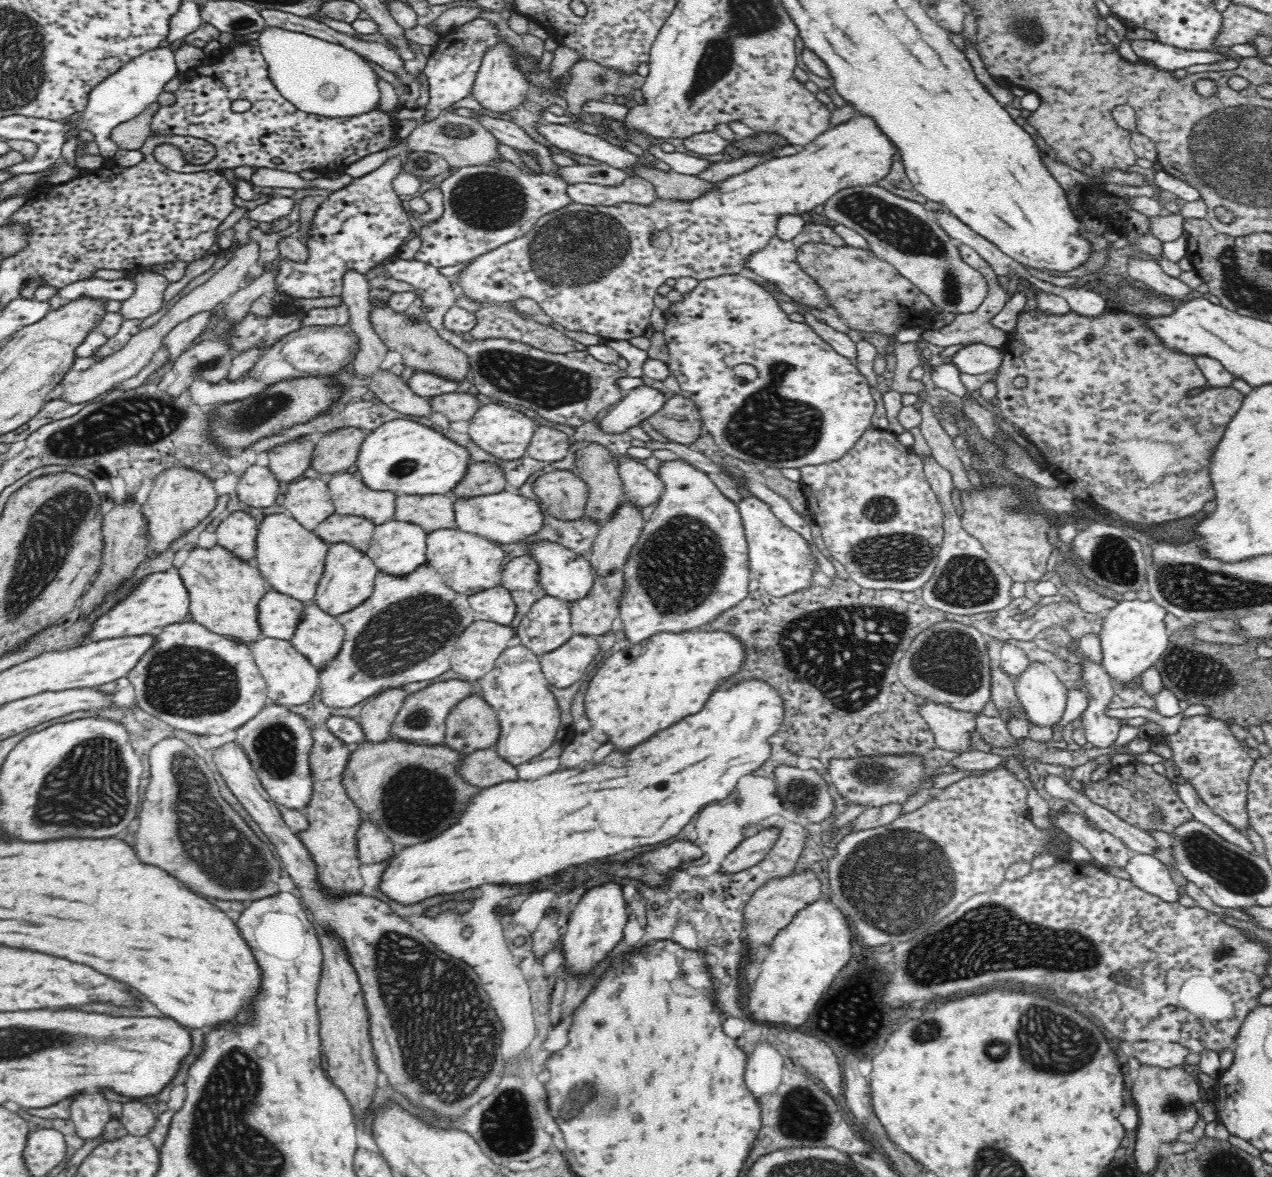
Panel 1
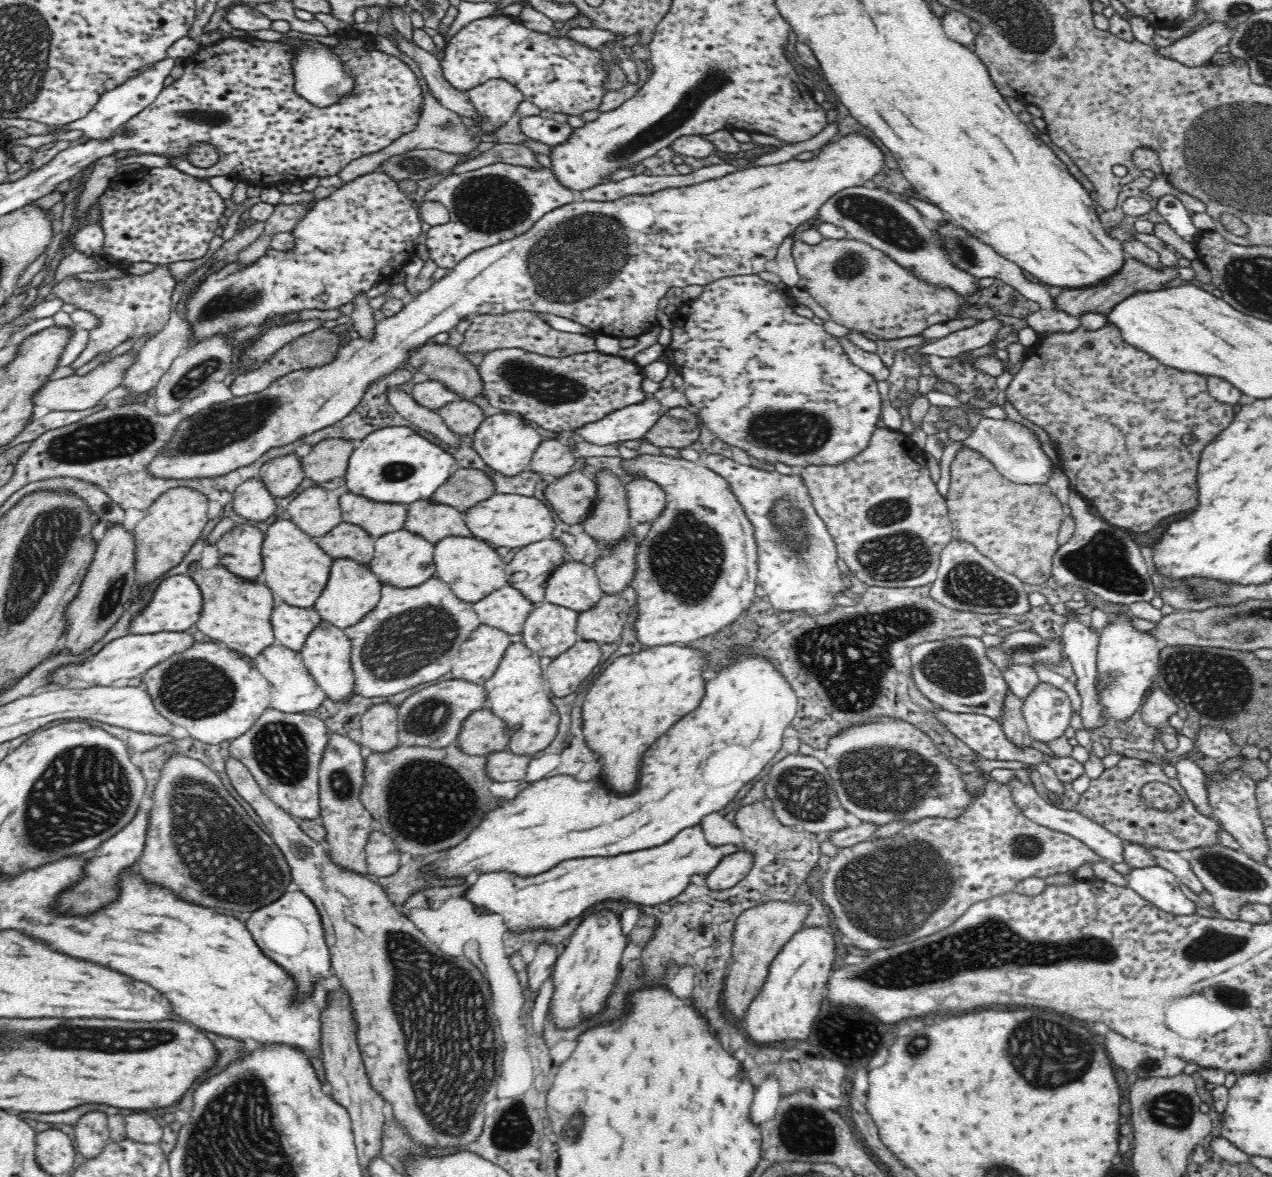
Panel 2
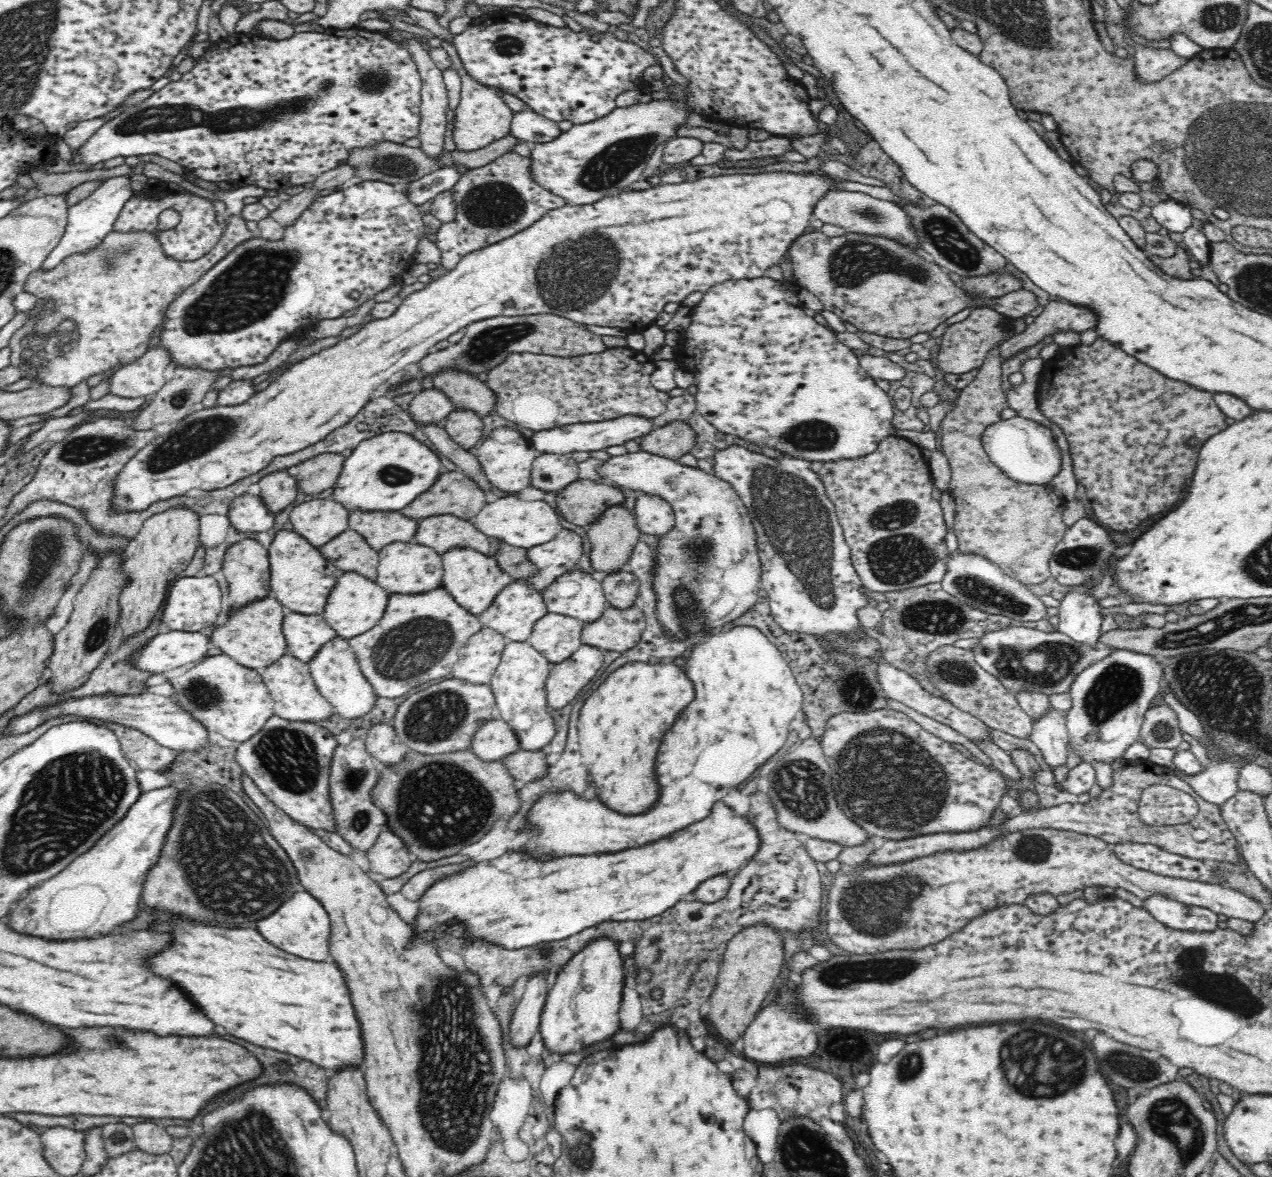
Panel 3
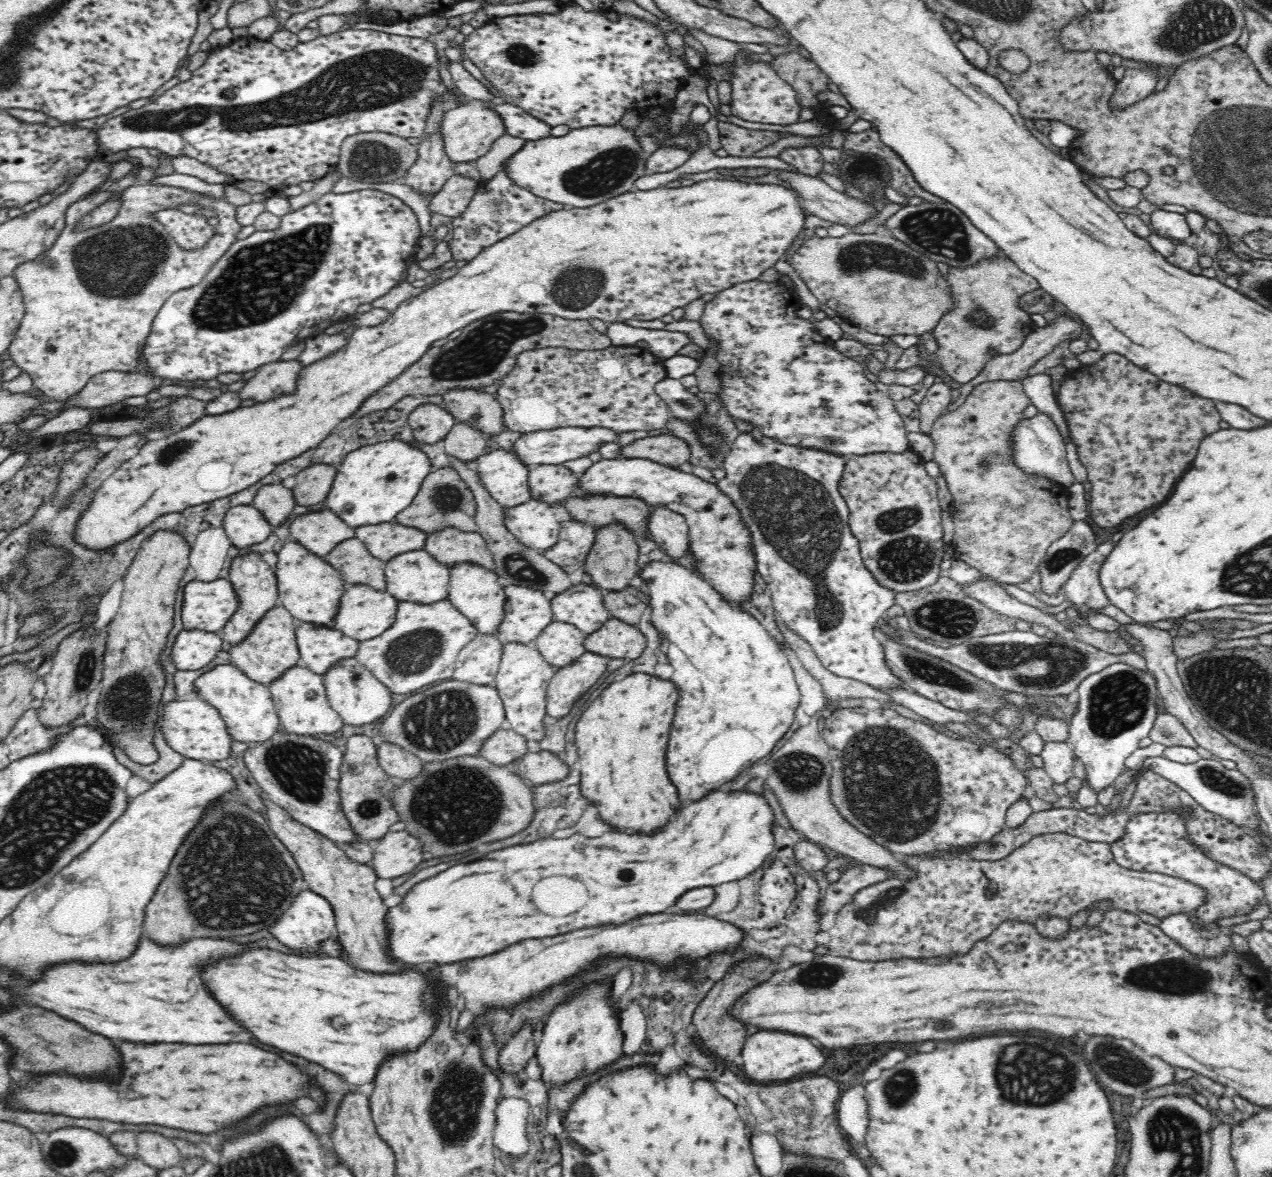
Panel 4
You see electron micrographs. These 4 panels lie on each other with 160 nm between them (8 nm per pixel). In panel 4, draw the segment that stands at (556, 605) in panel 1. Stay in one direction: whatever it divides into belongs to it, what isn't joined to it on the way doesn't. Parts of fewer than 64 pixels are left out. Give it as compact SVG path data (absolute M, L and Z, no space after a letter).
M553 619L533 644L546 662L559 669L582 656L586 635L577 626Z

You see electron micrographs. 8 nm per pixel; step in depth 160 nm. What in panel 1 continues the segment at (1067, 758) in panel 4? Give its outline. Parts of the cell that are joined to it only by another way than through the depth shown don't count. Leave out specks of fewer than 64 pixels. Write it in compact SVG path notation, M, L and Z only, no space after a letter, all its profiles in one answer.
M1029 661L1015 677L1015 693L1030 722L1052 727L1062 719L1067 688L1046 664Z

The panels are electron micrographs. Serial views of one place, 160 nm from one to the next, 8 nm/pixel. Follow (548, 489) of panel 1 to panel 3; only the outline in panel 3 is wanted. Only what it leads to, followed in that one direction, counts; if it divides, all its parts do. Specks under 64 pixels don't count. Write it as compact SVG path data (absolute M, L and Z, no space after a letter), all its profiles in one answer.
M579 478L556 491L555 501L562 518L586 528L612 504L624 502L624 494L606 482Z

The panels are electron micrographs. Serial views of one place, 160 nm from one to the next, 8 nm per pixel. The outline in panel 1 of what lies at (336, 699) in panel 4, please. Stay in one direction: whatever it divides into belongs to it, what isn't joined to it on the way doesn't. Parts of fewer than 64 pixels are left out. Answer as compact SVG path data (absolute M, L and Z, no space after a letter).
M313 600L304 602L302 618L291 643L318 669L326 666L342 648L344 627Z

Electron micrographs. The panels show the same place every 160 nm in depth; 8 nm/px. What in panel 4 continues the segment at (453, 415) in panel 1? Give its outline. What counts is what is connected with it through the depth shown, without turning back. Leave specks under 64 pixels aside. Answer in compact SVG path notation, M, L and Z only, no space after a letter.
M458 420L442 441L446 454L470 462L486 452L487 438L486 434L475 426Z

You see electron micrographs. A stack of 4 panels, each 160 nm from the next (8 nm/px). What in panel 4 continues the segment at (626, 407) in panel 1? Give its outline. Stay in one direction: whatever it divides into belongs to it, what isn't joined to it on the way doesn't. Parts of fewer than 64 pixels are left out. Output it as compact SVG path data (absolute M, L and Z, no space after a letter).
M566 426L554 430L538 430L536 432L523 433L514 442L512 451L528 466L560 464L567 460L580 458L580 456L588 456L592 452L598 451L602 444L618 443L618 436L619 434L616 434L616 431L611 428Z

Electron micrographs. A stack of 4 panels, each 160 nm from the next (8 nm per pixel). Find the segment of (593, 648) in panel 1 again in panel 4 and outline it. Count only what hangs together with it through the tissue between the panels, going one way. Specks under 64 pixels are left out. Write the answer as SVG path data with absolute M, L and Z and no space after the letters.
M584 650L582 656L578 656L574 662L559 668L548 684L547 716L554 719L566 716L574 702L598 682L606 670L606 664L608 657Z

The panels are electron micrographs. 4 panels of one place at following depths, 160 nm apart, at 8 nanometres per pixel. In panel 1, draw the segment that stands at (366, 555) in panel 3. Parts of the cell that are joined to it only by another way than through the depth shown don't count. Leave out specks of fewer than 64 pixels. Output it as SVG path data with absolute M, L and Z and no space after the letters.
M335 512L320 522L313 531L327 543L349 542L358 550L366 552L372 542L374 527L375 524L368 519Z

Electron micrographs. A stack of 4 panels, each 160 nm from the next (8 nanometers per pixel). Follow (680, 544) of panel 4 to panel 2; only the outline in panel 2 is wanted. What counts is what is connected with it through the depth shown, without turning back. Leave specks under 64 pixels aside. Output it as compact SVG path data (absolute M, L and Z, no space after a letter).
M634 476L624 484L633 523L652 522L663 514L666 506L664 489L643 476Z

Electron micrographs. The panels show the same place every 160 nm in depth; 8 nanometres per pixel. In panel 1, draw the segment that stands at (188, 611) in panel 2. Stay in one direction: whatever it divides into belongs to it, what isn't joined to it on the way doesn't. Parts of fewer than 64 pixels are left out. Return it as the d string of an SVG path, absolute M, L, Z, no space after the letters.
M162 571L148 574L126 594L126 598L122 598L120 602L110 602L110 608L106 612L102 612L94 620L89 619L90 628L82 634L80 644L156 633L166 624L182 622L186 618L186 614L188 614L188 606L188 591L186 591L178 572Z

